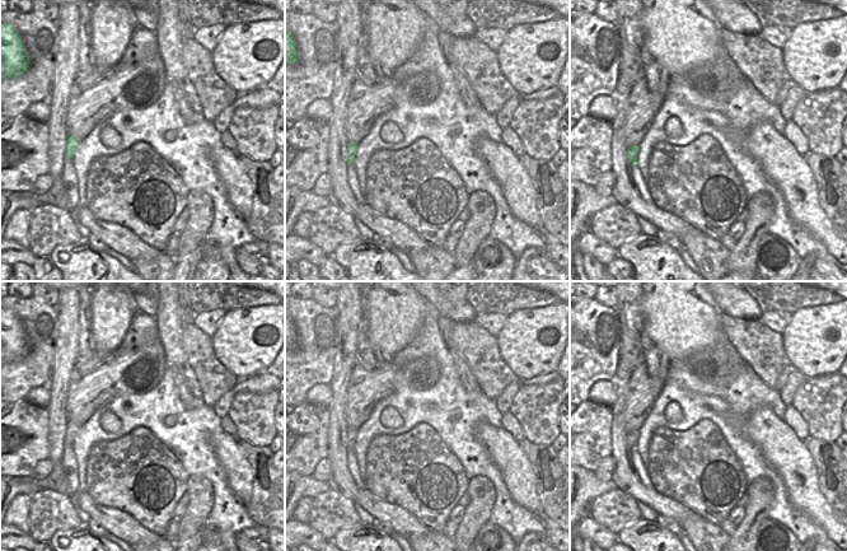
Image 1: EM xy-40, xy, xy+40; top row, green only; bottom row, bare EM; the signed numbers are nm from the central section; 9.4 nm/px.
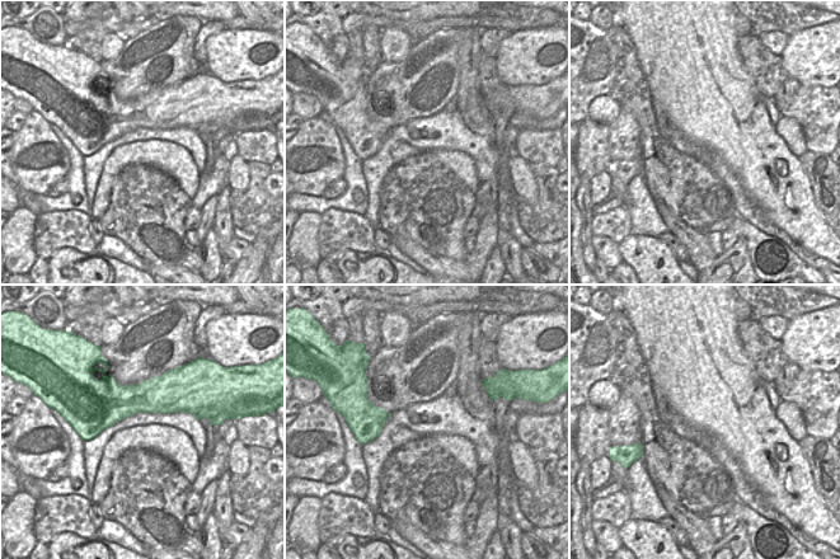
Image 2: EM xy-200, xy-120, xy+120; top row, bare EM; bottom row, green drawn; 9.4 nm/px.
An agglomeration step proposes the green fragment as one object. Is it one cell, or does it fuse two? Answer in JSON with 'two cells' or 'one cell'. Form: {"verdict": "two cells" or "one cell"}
{"verdict": "one cell"}

